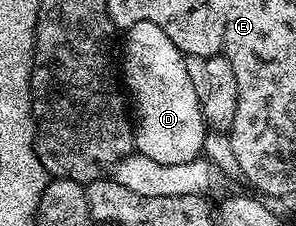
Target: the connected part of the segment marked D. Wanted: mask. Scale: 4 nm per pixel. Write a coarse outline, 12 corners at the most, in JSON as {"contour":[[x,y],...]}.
{"contour":[[158,23],[123,37],[135,152],[190,163],[206,124],[185,54]]}

